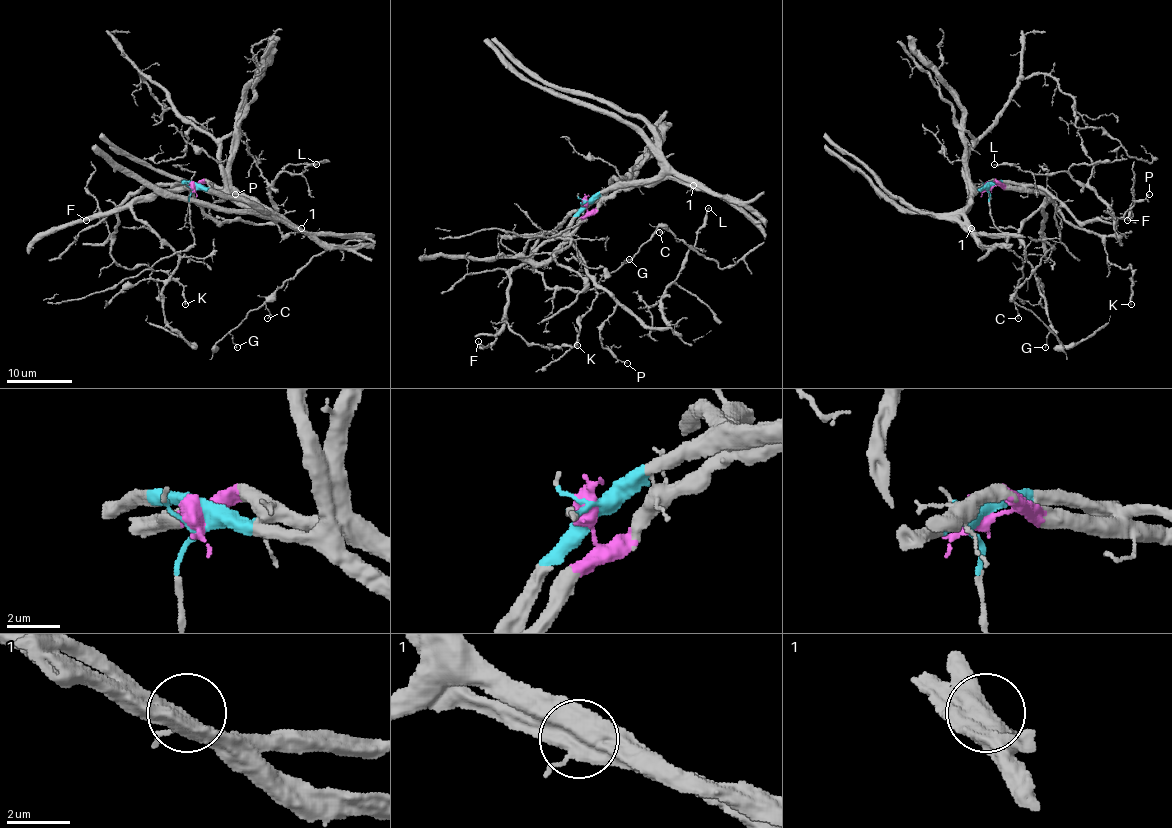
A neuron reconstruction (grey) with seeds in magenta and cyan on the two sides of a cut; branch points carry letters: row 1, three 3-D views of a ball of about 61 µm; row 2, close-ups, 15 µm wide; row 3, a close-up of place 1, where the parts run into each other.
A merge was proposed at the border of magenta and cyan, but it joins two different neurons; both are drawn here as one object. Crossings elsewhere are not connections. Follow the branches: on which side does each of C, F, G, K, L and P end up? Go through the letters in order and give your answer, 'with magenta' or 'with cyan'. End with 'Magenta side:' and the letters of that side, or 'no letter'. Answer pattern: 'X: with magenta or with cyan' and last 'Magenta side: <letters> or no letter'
C: with magenta
F: with cyan
G: with magenta
K: with cyan
L: with cyan
P: with cyan
Magenta side: C, G

